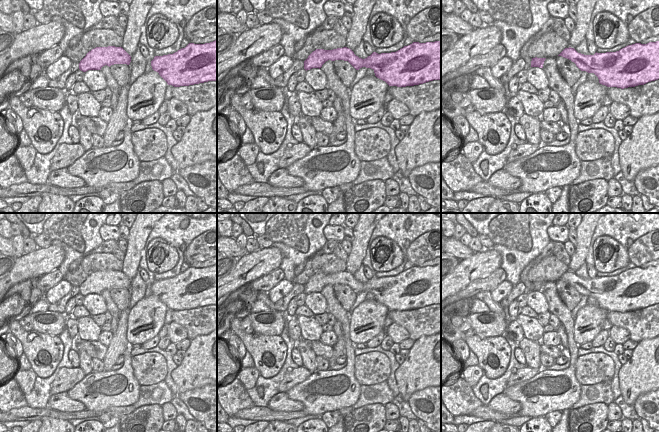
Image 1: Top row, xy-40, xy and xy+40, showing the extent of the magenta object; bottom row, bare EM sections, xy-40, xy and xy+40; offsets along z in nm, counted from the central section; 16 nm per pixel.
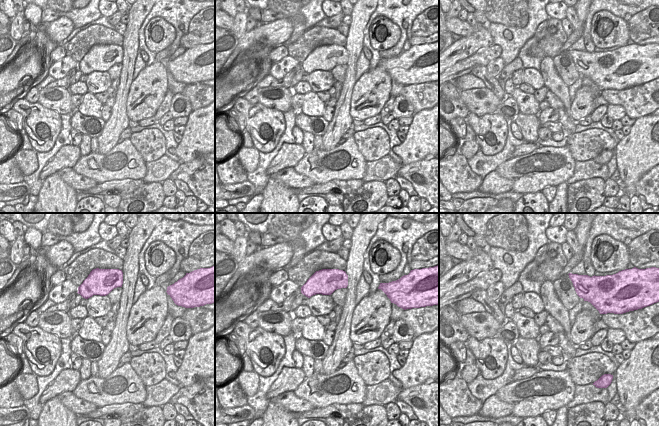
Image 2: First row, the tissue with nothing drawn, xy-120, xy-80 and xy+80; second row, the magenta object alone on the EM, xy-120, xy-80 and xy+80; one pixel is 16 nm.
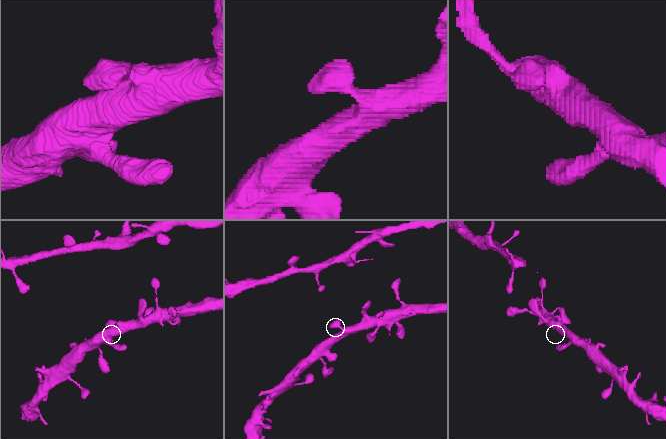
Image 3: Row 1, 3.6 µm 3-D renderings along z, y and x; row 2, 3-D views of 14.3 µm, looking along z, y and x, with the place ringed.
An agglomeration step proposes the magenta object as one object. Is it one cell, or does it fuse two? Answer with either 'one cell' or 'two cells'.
one cell

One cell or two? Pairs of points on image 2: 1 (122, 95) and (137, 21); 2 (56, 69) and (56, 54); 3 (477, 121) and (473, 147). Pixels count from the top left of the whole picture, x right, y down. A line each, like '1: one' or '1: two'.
1: one
2: two
3: two

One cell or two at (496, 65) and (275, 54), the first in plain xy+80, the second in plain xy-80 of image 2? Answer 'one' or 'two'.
two

